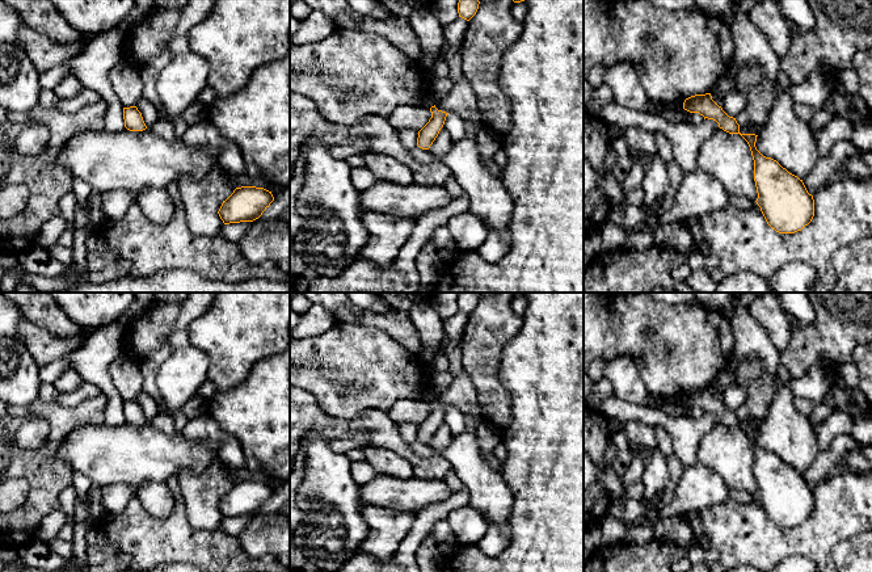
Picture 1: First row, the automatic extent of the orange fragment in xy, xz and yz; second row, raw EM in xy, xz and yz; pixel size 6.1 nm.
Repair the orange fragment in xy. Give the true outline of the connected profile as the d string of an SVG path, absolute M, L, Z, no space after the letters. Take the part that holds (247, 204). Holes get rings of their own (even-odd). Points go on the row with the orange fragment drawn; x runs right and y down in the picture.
M241 186L223 201L218 214L224 224L253 222L274 201L271 192L264 188Z

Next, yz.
M711 93L695 94L684 100L683 109L699 113L719 123L729 134L740 134L749 144L754 160L757 205L767 224L779 234L795 234L808 226L814 216L814 199L803 180L789 173L776 160L763 156L755 147L755 134L741 134L736 118L729 117Z

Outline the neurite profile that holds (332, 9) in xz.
M303 0L306 1L312 9L323 12L328 18L337 22L337 17L341 13L347 13L355 21L362 21L366 17L354 12L346 0Z

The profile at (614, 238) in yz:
M607 218L599 231L602 235L603 248L607 253L612 253L627 247L627 234L622 224L616 224Z

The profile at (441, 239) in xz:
M442 226L434 230L427 247L434 249L455 249L456 244L447 227Z

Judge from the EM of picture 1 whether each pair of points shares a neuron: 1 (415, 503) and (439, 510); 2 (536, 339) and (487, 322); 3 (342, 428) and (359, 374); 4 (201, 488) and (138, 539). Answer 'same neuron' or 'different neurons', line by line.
1: different neurons
2: different neurons
3: different neurons
4: different neurons

